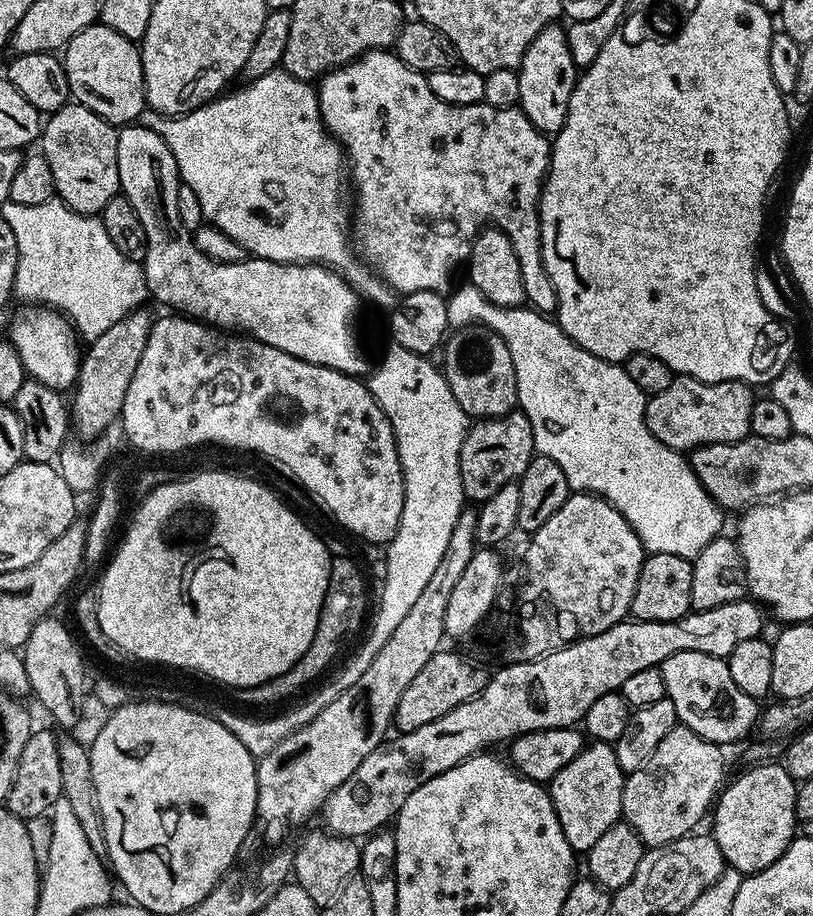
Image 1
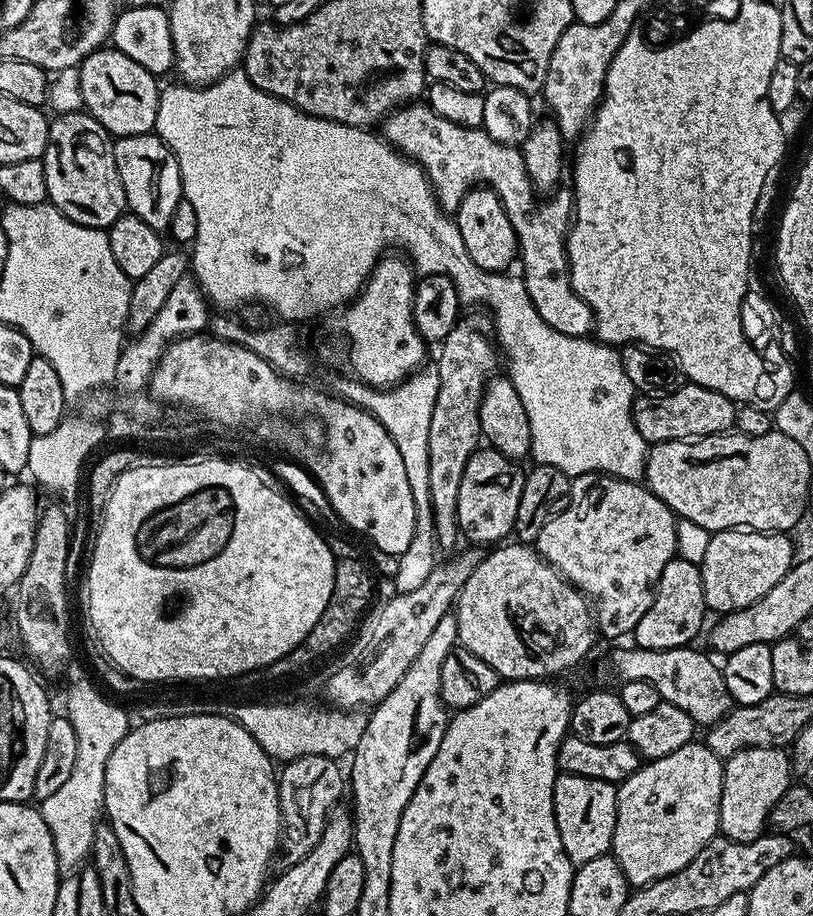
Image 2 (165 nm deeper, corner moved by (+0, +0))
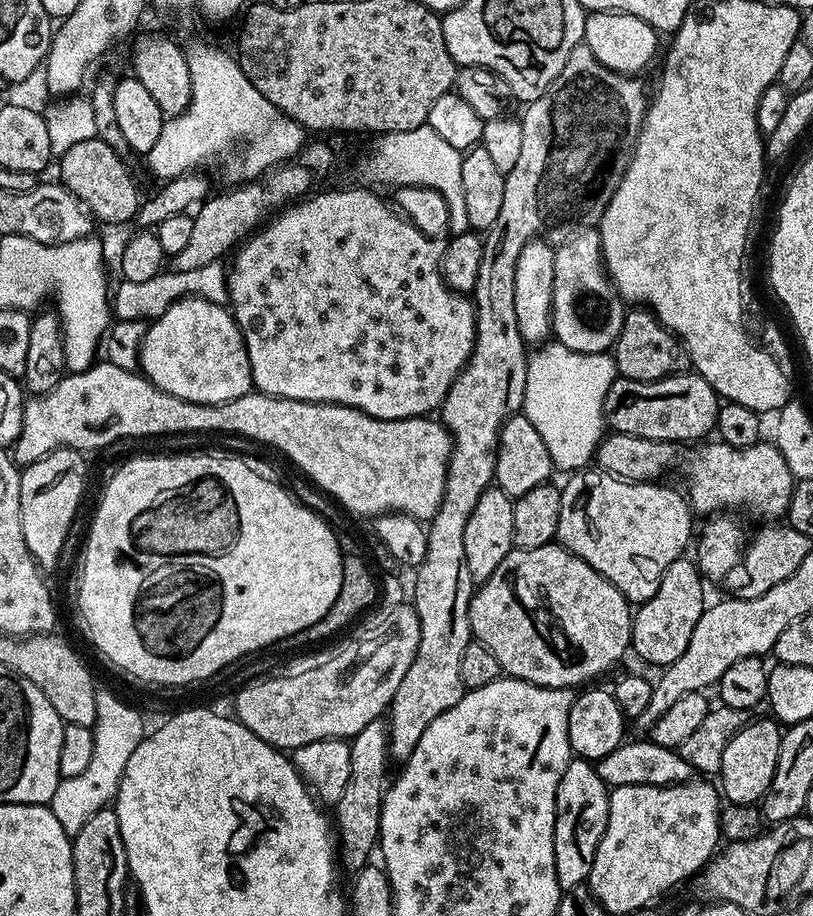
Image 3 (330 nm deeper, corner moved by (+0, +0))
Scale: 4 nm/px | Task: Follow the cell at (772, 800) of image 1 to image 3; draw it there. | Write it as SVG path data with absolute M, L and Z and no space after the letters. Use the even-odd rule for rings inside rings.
M753 719L745 724L742 730L738 730L738 734L734 734L734 738L730 738L726 750L722 750L718 788L727 803L759 805L764 799L766 790L774 778L774 770L778 766L778 750L782 735L781 725L775 719L767 719Z

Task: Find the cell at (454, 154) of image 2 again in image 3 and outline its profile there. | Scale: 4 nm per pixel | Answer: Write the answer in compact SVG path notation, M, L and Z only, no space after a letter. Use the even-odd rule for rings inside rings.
M583 228L556 248L552 332L570 350L608 352L624 325L625 301L604 271L604 255L596 228Z

